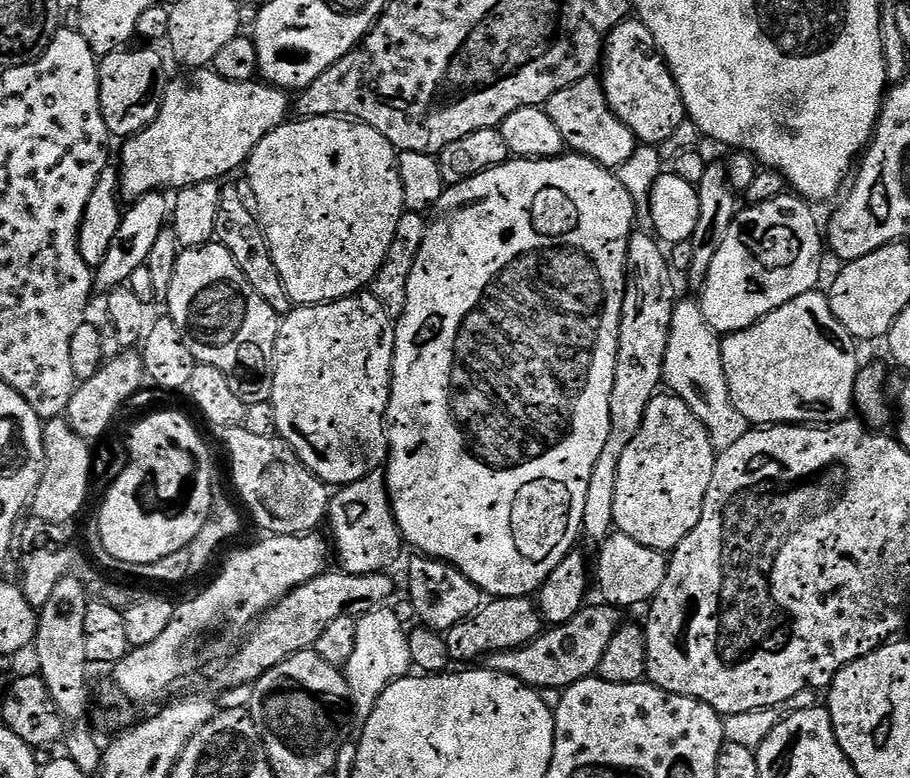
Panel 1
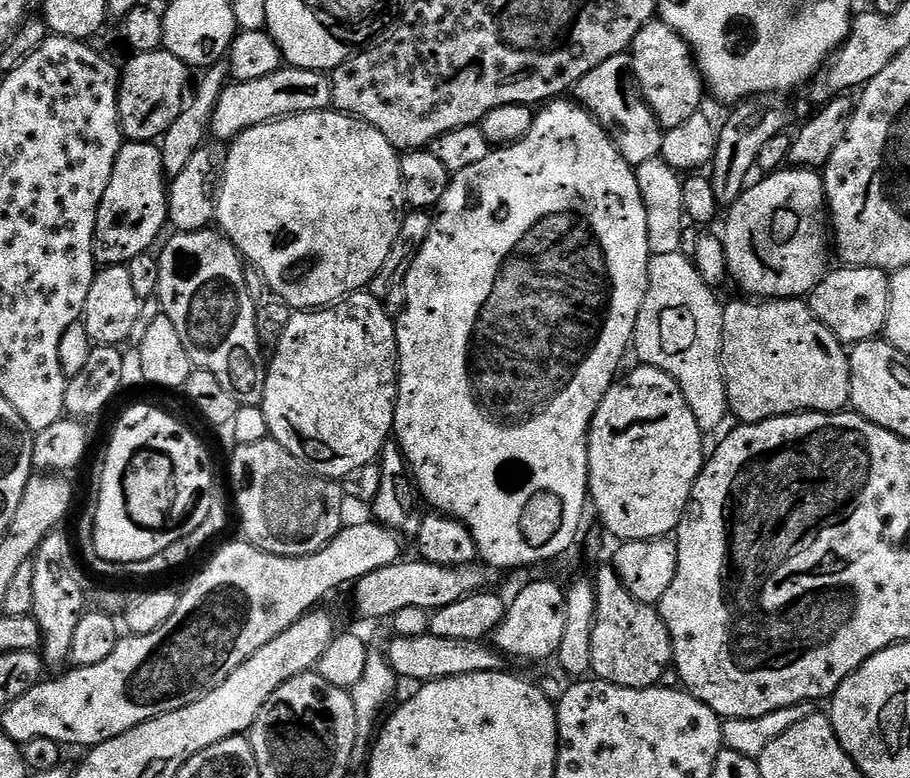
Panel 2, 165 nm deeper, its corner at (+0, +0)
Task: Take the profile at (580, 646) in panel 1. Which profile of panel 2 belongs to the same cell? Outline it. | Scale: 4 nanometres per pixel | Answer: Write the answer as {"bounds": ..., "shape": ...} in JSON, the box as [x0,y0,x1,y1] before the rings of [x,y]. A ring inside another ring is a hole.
{"bounds":[386,636,506,682],"shape":[[[396,636],[388,644],[386,661],[396,673],[397,677],[415,682],[441,680],[455,676],[469,676],[470,674],[486,674],[499,672],[505,667],[506,660],[495,647],[479,640],[459,640],[458,638],[438,638],[427,636]]]}

